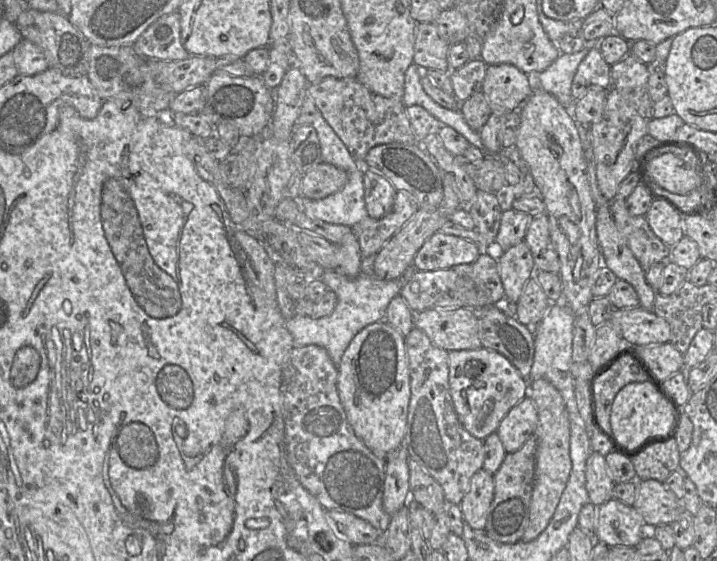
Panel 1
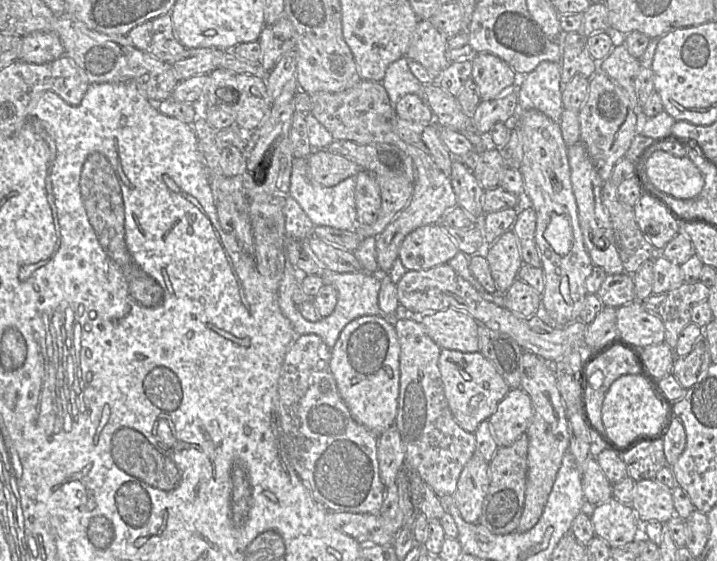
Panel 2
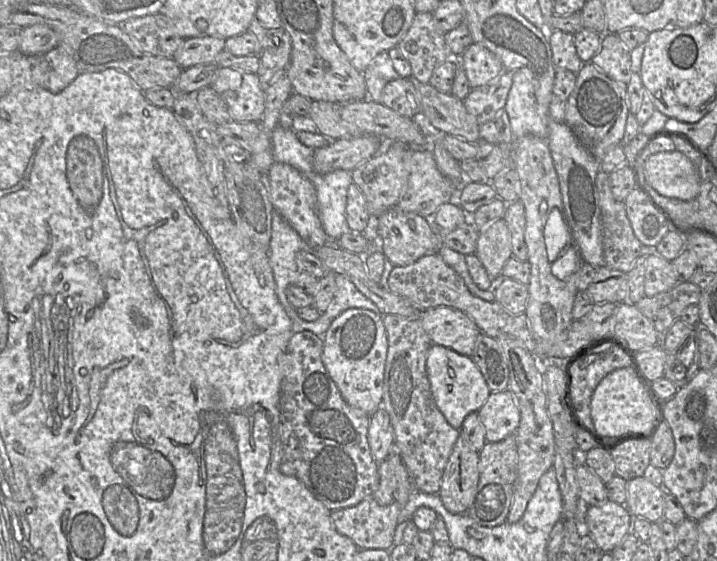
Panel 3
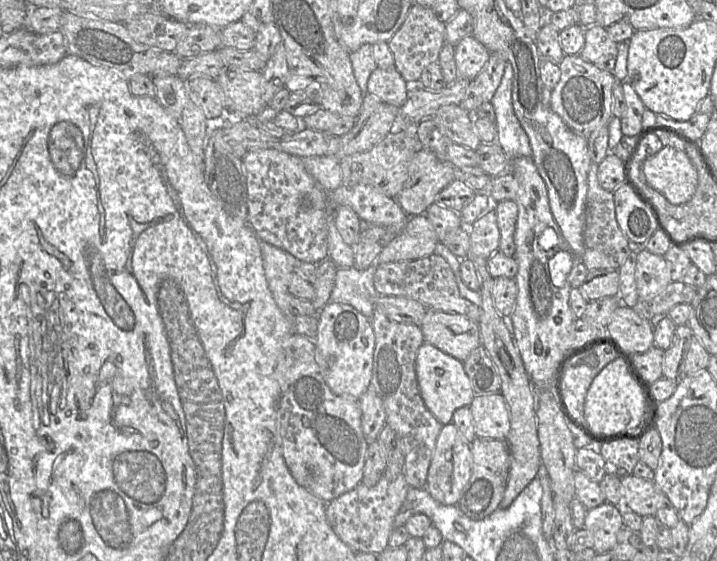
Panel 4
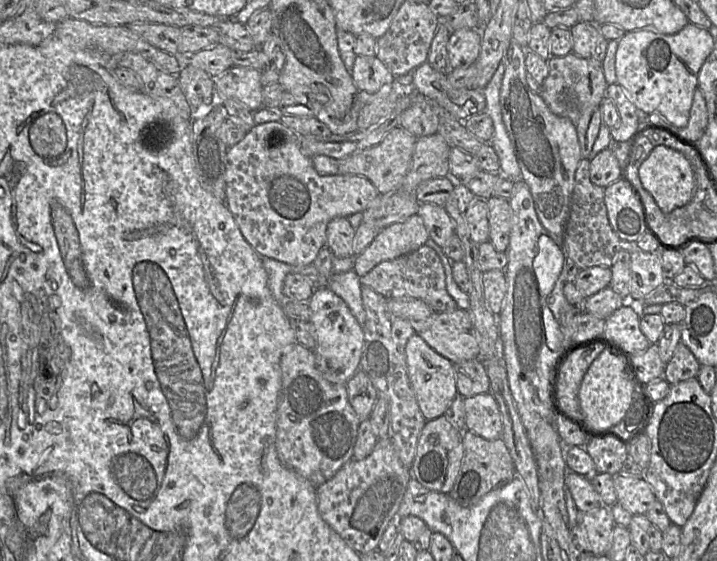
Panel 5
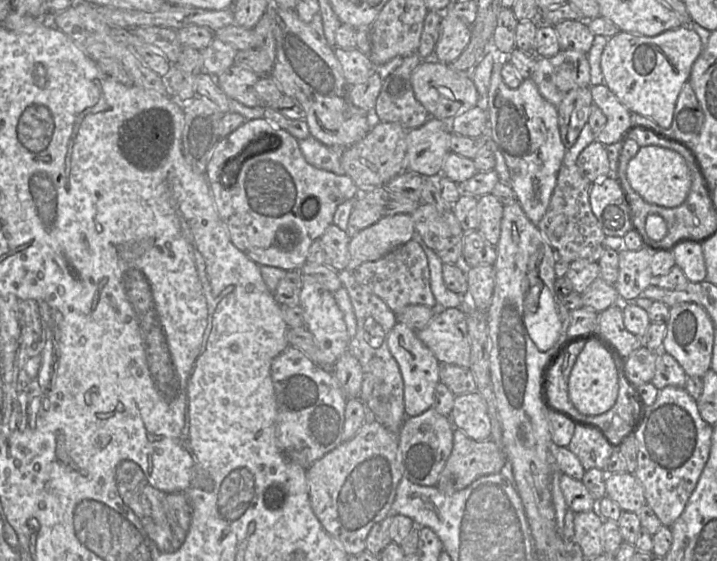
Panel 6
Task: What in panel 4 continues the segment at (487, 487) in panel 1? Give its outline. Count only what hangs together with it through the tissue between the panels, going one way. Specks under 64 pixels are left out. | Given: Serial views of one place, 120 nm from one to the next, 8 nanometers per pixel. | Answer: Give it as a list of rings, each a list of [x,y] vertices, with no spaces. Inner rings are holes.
[[[444,424],[436,440],[435,450],[428,469],[425,489],[444,505],[457,505],[472,471],[470,443],[453,424]]]

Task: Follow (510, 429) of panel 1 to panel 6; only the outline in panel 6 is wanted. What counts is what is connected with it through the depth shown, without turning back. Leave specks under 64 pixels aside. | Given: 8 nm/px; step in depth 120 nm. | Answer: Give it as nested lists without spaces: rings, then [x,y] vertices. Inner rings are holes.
[[[477,391],[455,396],[450,421],[455,429],[476,441],[491,439],[487,402]]]

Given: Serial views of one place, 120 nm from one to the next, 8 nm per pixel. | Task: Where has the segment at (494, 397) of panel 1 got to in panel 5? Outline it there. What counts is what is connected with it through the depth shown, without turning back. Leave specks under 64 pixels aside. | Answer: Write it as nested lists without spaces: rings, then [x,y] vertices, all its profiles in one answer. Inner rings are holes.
[[[417,333],[407,341],[405,354],[410,384],[423,416],[427,421],[442,416],[452,400],[459,395],[455,364],[433,350]]]

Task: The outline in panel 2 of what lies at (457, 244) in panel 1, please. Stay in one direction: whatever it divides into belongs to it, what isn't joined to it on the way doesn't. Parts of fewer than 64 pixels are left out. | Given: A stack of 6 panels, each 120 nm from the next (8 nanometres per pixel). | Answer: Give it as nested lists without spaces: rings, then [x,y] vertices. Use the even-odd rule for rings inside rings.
[[[439,223],[419,227],[408,234],[398,259],[408,271],[420,271],[448,263],[459,251],[454,239]]]

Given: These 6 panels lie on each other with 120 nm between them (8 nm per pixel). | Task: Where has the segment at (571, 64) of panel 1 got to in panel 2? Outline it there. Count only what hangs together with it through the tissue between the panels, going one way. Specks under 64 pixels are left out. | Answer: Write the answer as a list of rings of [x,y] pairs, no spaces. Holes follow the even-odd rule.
[[[543,61],[533,71],[522,76],[518,88],[518,110],[536,109],[555,122],[560,122],[563,110],[561,63]]]

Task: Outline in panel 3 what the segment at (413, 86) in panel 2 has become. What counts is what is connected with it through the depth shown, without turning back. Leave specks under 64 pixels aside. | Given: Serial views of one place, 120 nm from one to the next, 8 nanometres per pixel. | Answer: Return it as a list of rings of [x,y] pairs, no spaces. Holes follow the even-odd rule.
[[[387,52],[375,56],[363,72],[367,98],[373,102],[381,102],[381,94],[385,85],[397,78],[399,74],[393,67],[393,63]]]

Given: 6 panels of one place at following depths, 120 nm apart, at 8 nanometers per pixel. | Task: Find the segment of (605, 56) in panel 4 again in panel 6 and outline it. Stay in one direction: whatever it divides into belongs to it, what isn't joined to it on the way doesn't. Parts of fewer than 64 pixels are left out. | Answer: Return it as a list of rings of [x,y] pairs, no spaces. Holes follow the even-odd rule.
[[[566,20],[554,26],[561,50],[572,50],[587,54],[595,35],[589,30],[587,21]]]

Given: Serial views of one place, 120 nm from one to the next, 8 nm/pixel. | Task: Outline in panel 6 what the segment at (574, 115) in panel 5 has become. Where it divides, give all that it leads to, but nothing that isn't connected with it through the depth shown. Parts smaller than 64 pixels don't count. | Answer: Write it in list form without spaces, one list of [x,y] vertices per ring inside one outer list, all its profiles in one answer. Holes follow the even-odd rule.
[[[560,50],[552,57],[539,57],[531,79],[541,96],[557,107],[569,91],[591,87],[587,55]]]

